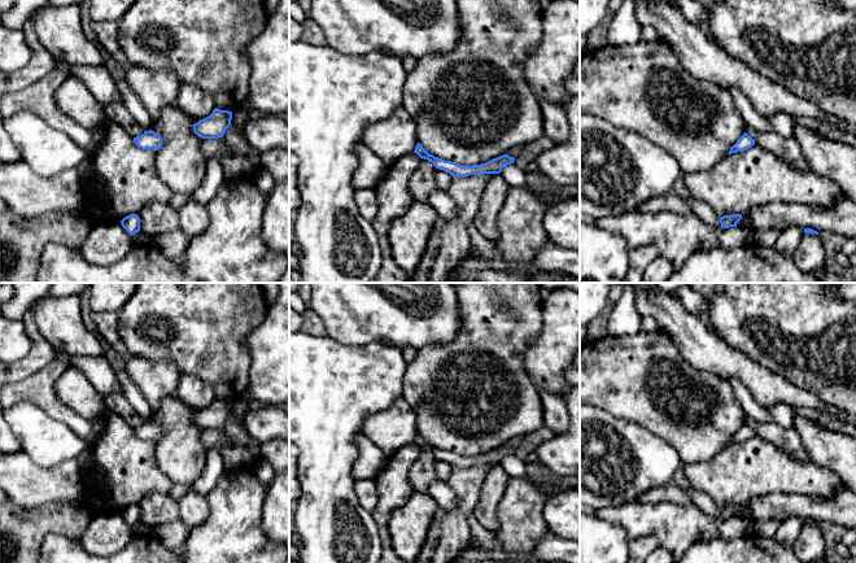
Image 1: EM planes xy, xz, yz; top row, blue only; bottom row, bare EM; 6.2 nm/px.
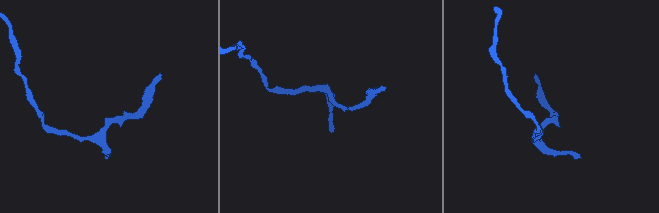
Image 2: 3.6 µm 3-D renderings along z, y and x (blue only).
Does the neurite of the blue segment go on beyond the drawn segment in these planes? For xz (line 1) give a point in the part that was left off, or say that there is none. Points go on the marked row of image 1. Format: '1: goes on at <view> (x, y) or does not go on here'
1: does not go on here

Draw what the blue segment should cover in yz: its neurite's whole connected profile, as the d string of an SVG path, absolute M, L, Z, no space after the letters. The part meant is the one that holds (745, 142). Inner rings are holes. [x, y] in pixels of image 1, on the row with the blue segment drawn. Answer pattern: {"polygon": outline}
{"polygon": "M743 134L737 143L730 148L729 154L737 153L737 152L743 152L751 148L755 144L755 140L748 135Z"}

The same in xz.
{"polygon": "M420 143L416 144L414 153L420 158L431 161L436 169L444 170L451 176L499 174L505 166L511 165L515 161L514 157L503 154L481 165L464 166L429 154Z"}

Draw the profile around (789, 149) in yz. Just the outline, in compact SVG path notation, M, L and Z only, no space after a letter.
M747 126L744 132L755 140L755 144L773 152L795 169L800 171L811 170L808 161L794 138L787 139L779 136L776 131L763 132Z

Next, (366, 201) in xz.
M361 188L355 192L355 202L359 213L368 221L372 221L377 211L379 204L374 188Z

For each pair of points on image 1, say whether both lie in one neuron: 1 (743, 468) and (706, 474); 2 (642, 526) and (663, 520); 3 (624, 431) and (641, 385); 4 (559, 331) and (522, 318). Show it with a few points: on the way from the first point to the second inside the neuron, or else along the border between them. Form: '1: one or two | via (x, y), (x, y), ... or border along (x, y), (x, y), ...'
1: one | via (734, 474), (715, 474)
2: one | via (647, 520), (658, 520)
3: two | border along (599, 409), (632, 419), (655, 435)
4: two | border along (542, 300), (542, 327), (527, 352)

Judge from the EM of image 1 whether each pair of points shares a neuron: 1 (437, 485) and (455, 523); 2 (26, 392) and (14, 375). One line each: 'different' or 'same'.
1: different
2: different

